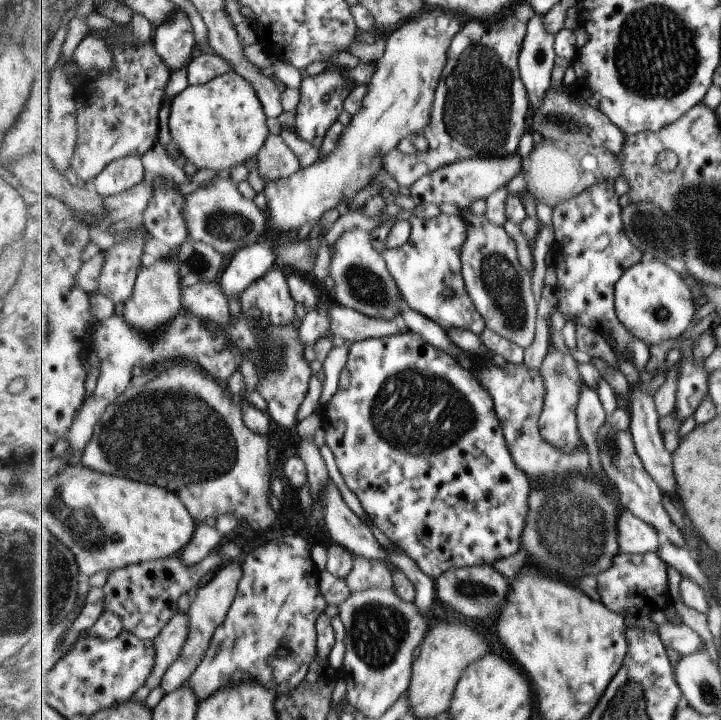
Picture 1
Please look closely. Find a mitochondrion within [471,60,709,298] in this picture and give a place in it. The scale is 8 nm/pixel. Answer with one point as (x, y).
(641, 222)

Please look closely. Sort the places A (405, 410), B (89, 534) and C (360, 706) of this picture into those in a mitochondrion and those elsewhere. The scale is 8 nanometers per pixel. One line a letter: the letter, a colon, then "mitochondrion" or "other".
A: mitochondrion
B: mitochondrion
C: other

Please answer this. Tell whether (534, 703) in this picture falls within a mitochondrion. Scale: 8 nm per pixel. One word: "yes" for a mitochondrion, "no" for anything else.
no

